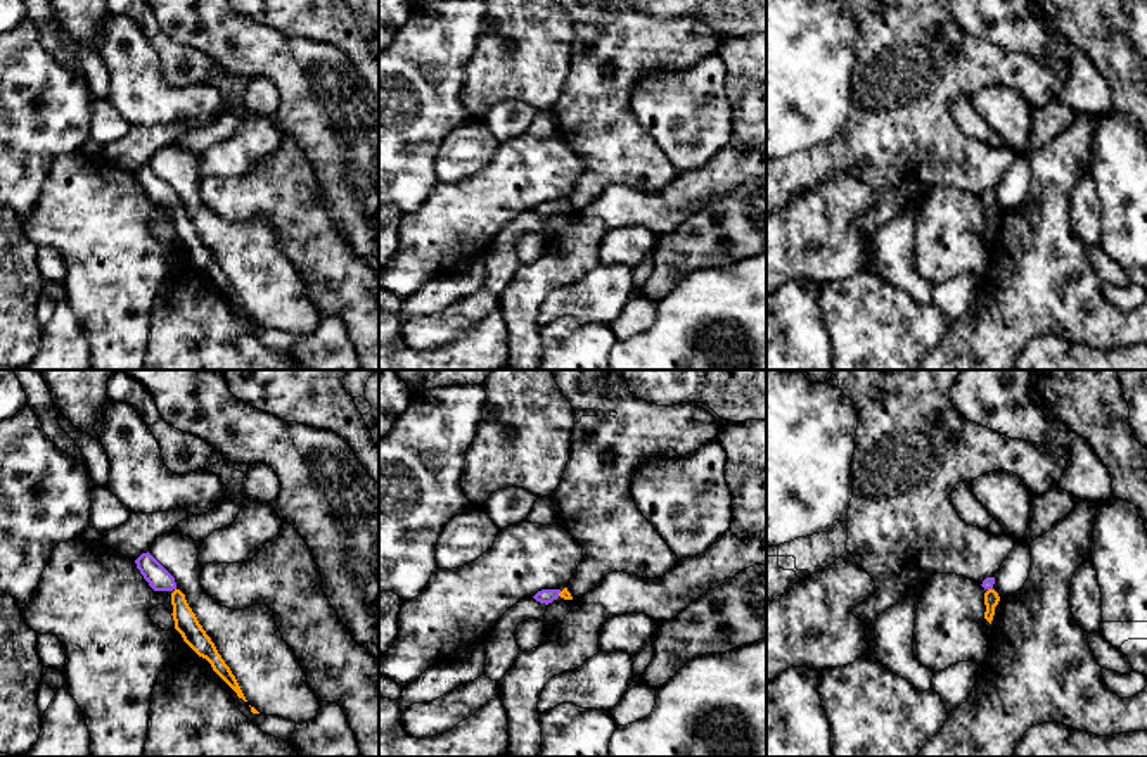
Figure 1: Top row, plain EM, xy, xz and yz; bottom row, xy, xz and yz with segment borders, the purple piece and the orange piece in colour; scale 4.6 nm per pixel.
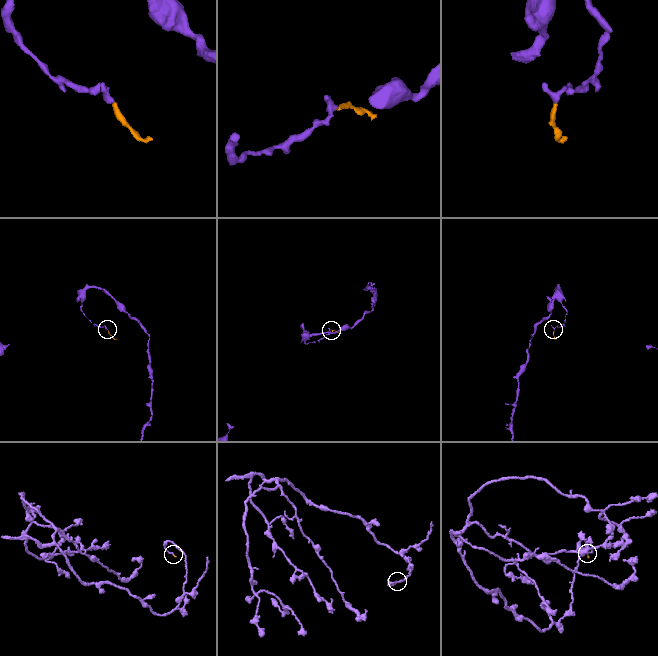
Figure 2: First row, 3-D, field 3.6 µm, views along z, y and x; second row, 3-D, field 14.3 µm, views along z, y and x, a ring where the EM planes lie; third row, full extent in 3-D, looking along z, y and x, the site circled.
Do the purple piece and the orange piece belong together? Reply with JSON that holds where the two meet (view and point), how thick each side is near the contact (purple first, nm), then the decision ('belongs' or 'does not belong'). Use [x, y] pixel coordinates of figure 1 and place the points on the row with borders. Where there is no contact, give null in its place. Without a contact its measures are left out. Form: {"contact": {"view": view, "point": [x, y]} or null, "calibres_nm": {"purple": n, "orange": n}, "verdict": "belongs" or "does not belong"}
{"contact": {"view": "xz", "point": [559, 591]}, "calibres_nm": {"purple": 70, "orange": 50}, "verdict": "belongs"}

